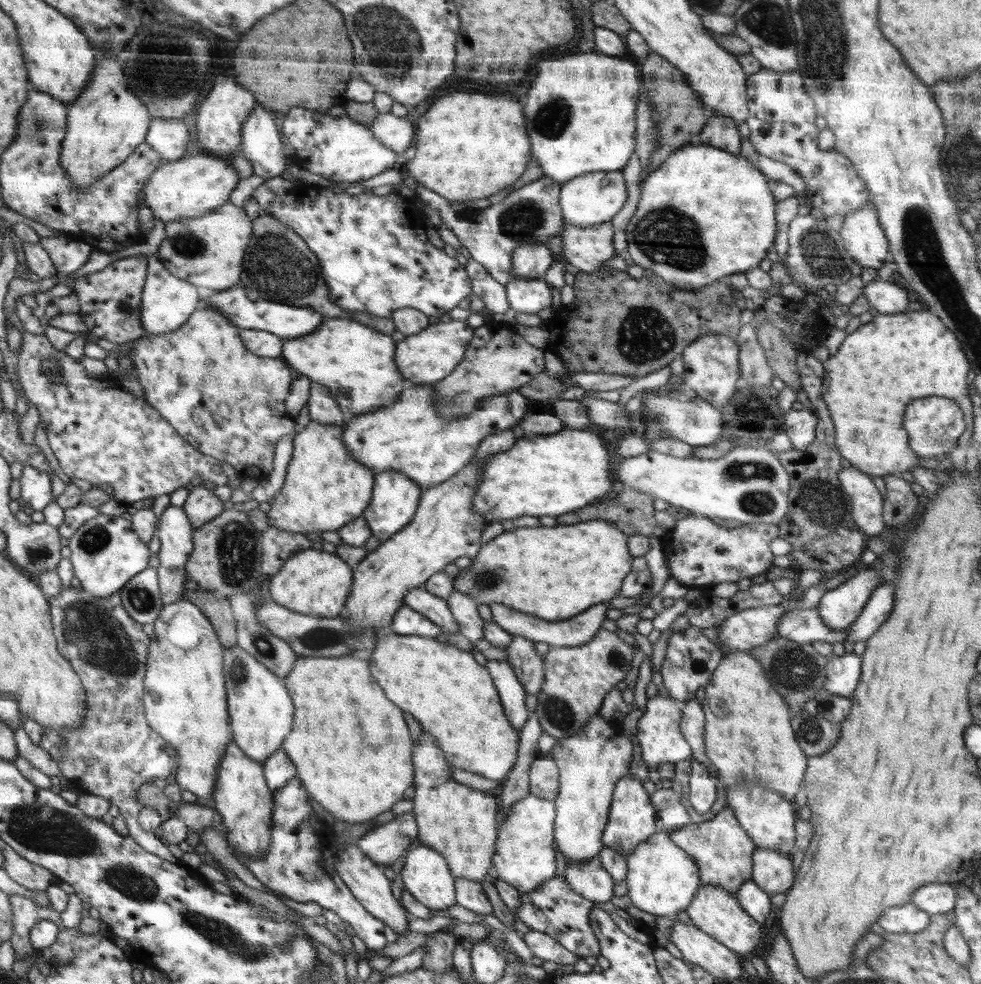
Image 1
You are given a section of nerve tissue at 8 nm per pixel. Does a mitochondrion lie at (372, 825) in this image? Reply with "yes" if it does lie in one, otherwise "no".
no

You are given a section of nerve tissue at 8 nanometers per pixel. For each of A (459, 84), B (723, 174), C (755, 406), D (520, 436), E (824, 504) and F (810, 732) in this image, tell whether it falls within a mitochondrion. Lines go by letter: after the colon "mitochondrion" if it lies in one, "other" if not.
A: other
B: other
C: mitochondrion
D: other
E: mitochondrion
F: mitochondrion

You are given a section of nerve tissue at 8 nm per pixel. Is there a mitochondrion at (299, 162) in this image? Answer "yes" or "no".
no

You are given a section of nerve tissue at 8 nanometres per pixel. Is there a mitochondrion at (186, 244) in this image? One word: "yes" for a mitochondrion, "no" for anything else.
yes

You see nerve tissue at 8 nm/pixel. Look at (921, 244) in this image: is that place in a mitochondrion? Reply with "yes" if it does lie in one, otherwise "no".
yes

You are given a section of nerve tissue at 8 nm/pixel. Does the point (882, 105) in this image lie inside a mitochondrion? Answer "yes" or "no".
no

